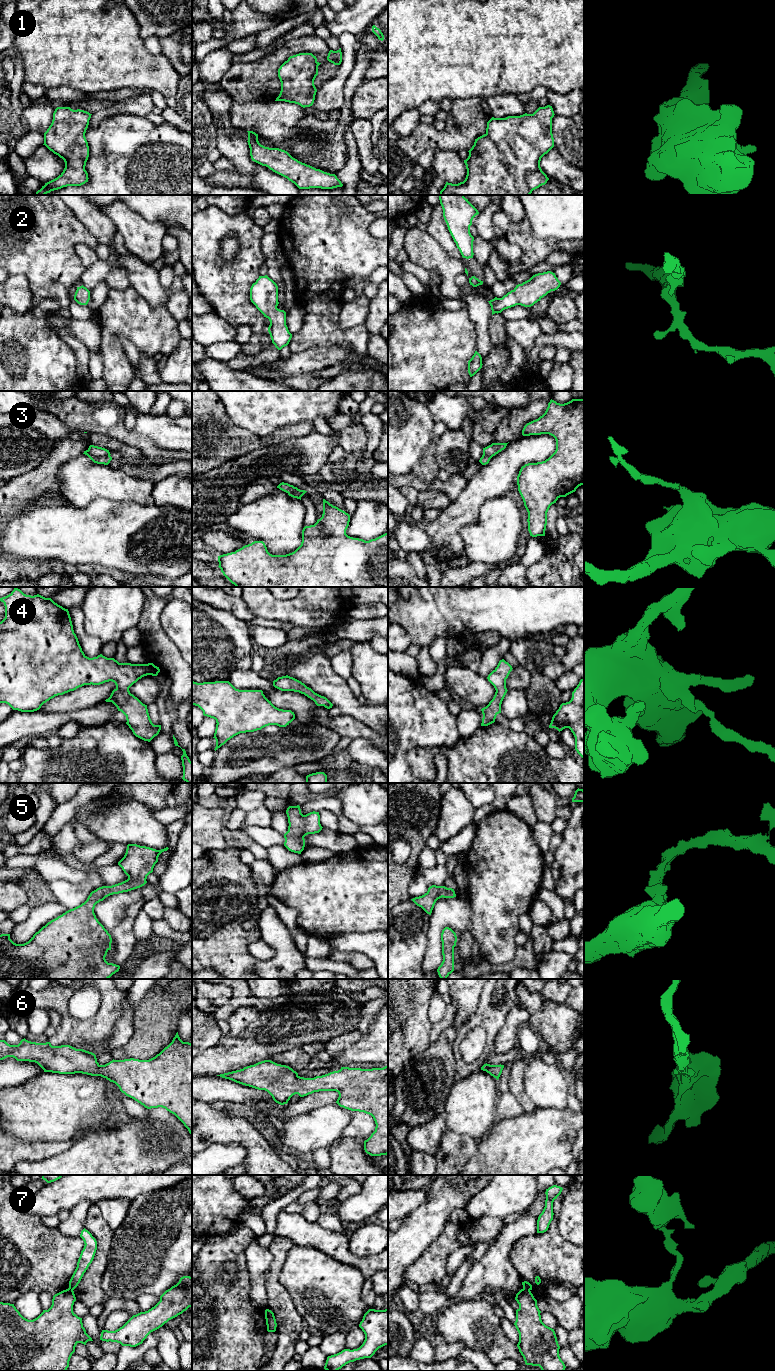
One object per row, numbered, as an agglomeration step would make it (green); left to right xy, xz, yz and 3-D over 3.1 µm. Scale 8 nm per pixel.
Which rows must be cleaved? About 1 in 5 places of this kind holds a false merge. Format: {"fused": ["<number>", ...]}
{"fused": ["3", "7"]}

